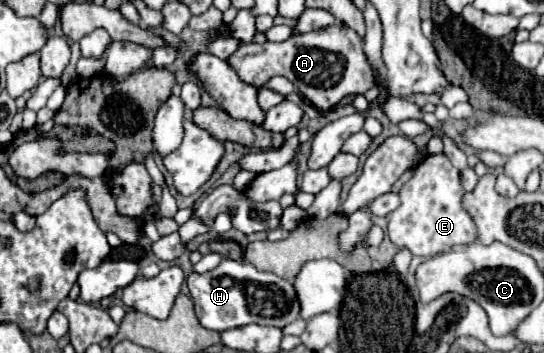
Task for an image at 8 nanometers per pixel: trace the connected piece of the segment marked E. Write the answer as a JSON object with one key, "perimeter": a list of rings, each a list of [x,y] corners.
{"perimeter":[[[444,153],[426,155],[414,167],[414,177],[400,189],[400,207],[388,215],[388,235],[392,243],[410,249],[412,255],[434,257],[448,253],[448,249],[456,245],[472,245],[472,241],[478,241],[476,225],[462,205],[464,193],[460,171],[448,157]]]}

